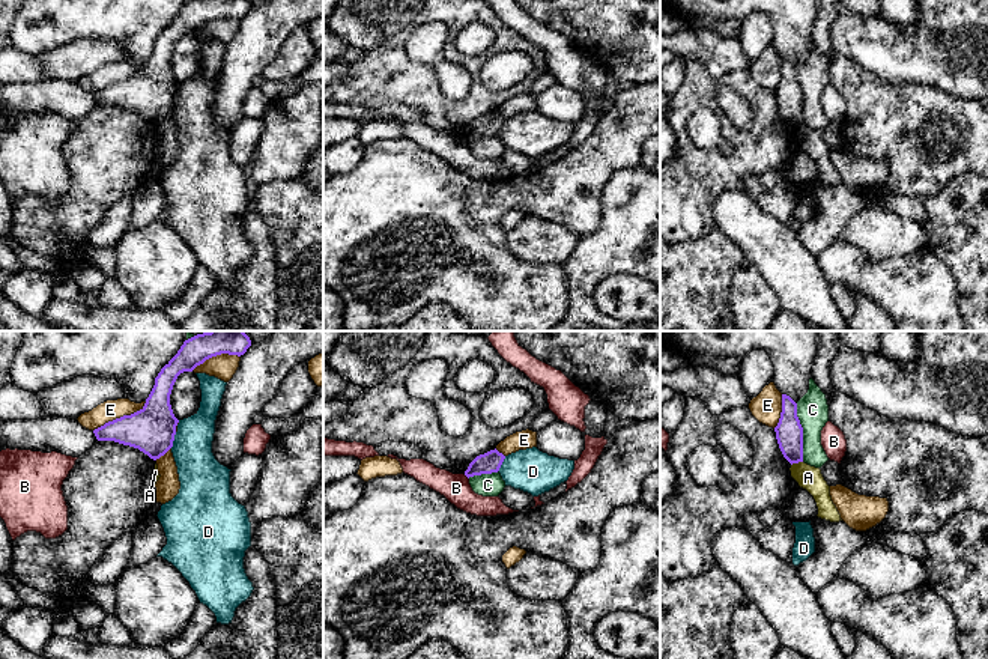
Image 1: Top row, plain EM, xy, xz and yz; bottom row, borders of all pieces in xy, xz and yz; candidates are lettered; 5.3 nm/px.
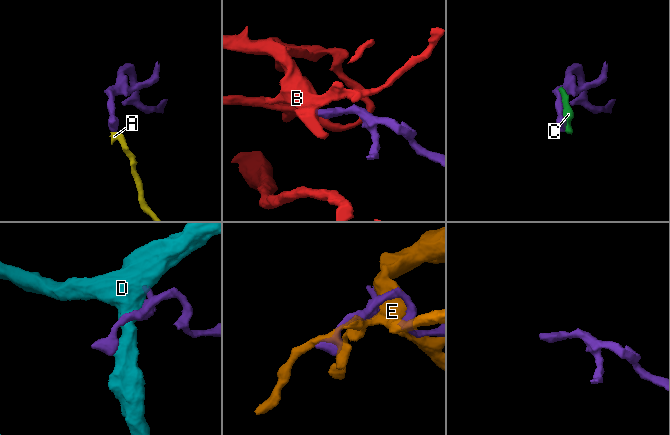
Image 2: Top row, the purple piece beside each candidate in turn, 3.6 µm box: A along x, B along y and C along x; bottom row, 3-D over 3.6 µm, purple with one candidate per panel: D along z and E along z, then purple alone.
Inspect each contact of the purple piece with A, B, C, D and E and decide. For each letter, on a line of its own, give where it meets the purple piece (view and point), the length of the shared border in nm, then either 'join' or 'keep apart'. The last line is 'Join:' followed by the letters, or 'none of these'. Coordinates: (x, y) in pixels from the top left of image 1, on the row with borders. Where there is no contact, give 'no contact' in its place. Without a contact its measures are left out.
A: yz (796, 462) | 70 nm | keep apart
B: xz (466, 476) | 40 nm | keep apart
C: yz (802, 432) | 320 nm | keep apart
D: xy (173, 440) | 90 nm | keep apart
E: xy (121, 417) | 320 nm | keep apart
Join: none of these

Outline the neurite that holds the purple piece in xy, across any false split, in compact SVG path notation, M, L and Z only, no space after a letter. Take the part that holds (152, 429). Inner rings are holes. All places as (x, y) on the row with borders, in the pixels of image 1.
M209 331L185 340L155 378L144 406L95 429L96 439L129 445L153 460L159 459L173 447L179 423L170 405L170 394L177 376L192 372L206 360L221 354L241 357L250 346L251 340L244 331Z

